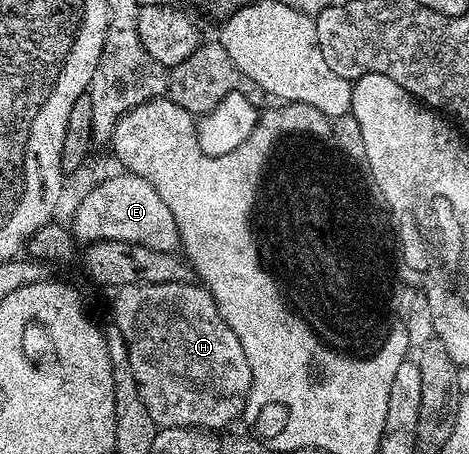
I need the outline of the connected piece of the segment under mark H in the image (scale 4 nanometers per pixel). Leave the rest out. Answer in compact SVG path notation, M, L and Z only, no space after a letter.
M182 282L179 284L132 284L116 289L113 296L112 323L120 330L125 339L125 345L131 358L131 370L135 374L135 382L139 386L139 398L143 398L143 406L147 406L147 414L151 414L158 429L163 428L195 428L198 430L213 430L225 428L233 419L240 417L245 411L245 399L251 390L251 366L247 362L247 354L243 354L243 346L239 338L235 338L235 330L225 324L225 319L219 314L213 296L208 288L197 282Z

